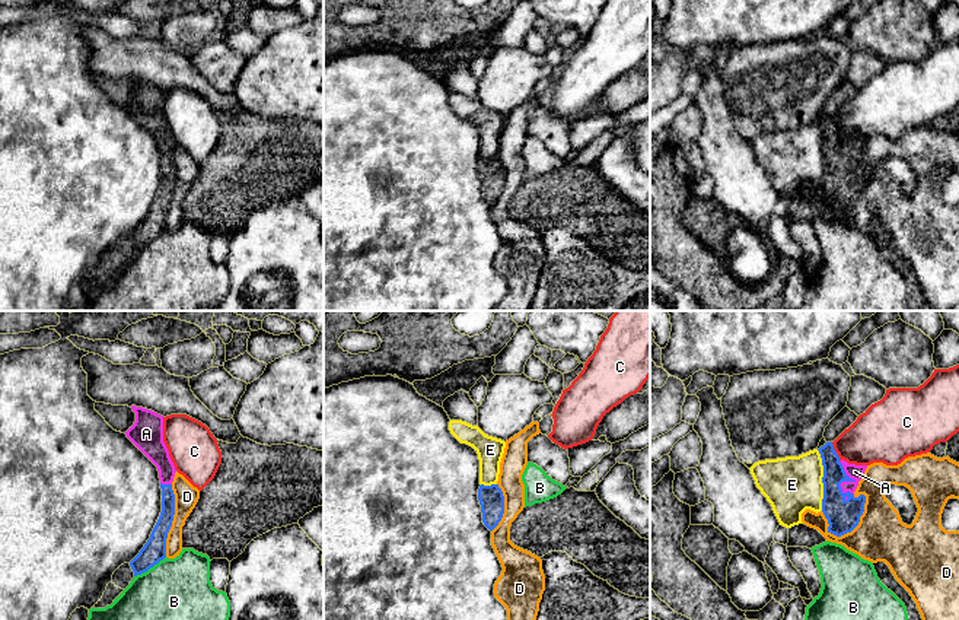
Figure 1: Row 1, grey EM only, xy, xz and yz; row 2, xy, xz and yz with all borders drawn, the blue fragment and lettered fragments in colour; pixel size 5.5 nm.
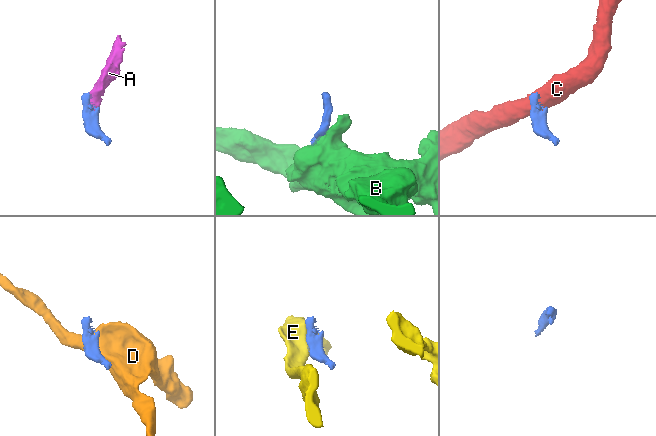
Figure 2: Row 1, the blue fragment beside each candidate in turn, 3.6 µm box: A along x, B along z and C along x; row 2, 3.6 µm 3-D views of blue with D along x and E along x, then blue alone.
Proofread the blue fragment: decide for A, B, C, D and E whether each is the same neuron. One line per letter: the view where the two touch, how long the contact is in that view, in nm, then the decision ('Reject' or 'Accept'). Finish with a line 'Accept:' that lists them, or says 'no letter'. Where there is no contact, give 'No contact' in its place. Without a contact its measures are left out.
A: Touches blue in yz. Shared border 220 nm. Accept
B: Touches blue in xy. Shared border 200 nm. Reject
C: Touches blue in yz. Shared border 120 nm. Reject
D: Touches blue in yz. Shared border 300 nm. Reject
E: Touches blue in yz. Shared border 340 nm. Reject
Accept: A

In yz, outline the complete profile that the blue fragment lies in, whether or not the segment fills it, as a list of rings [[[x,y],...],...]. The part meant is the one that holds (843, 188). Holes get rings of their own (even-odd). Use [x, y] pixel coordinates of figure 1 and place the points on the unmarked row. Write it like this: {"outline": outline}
{"outline": [[[832,115],[819,123],[823,139],[822,185],[828,193],[828,206],[841,210],[851,206],[864,185],[866,169],[854,169],[867,139],[848,137],[841,133]]]}

